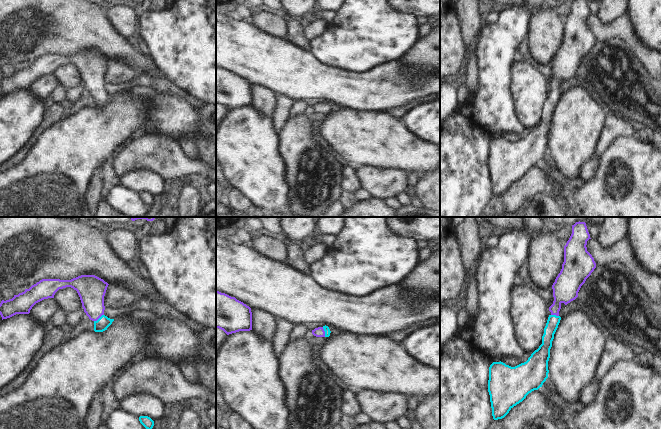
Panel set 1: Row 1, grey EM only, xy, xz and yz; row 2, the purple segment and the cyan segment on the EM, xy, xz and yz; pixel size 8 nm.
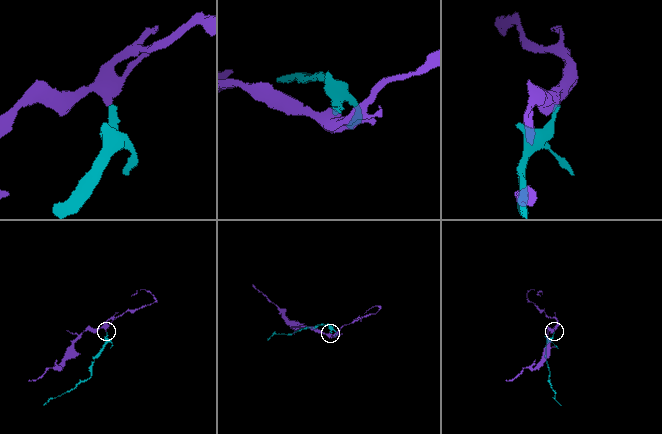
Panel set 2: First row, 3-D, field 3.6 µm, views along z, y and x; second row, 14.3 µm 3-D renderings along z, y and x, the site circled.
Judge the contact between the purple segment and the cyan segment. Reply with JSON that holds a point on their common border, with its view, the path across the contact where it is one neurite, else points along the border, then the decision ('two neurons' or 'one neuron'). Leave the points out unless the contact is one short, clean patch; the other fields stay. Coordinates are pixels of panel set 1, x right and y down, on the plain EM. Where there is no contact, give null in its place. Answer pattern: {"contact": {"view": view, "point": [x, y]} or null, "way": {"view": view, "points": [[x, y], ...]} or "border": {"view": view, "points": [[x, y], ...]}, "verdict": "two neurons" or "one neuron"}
{"contact": {"view": "xy", "point": [98, 94]}, "way": {"view": "xy", "points": [[91, 65], [92, 78], [98, 94], [103, 98]]}, "verdict": "one neuron"}

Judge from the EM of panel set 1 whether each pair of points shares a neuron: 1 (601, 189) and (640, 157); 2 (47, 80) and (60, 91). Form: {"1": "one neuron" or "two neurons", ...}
{"1": "one neuron", "2": "two neurons"}

